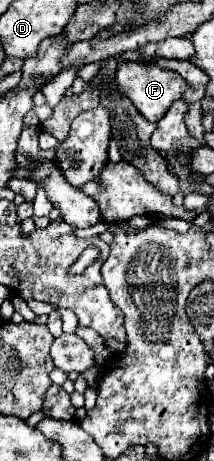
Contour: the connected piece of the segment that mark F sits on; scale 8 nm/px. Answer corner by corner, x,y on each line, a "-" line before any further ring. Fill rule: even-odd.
118,61
116,71
116,83
120,91
124,91
130,101
136,105
136,109
148,119
148,121
160,121
164,113
170,109
170,105
178,99
182,99
186,85
184,79
178,73
172,73
168,69
162,69
156,63
138,63
138,61

